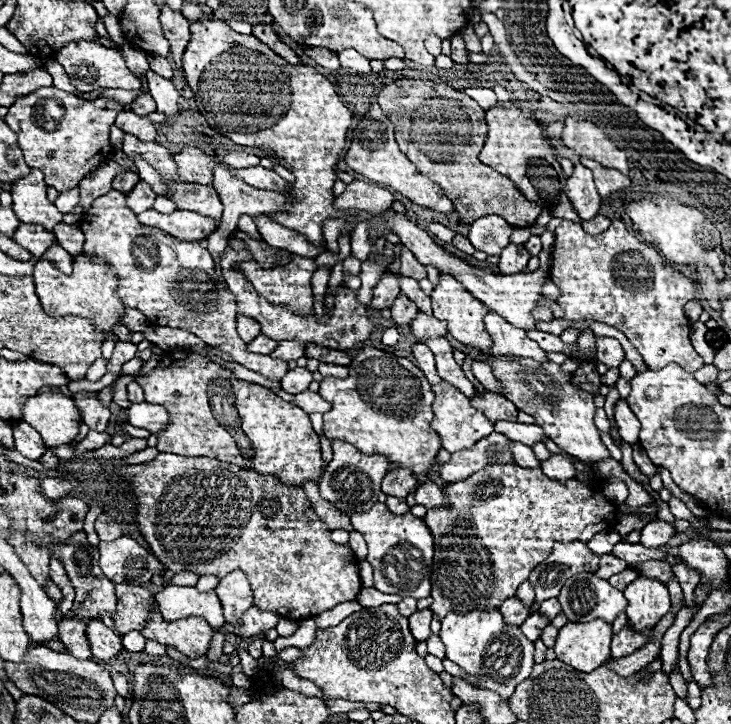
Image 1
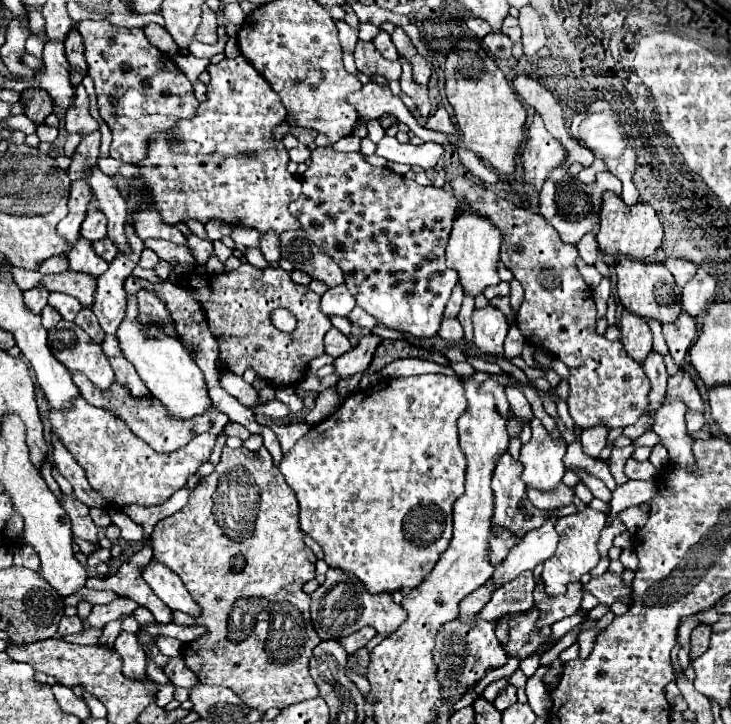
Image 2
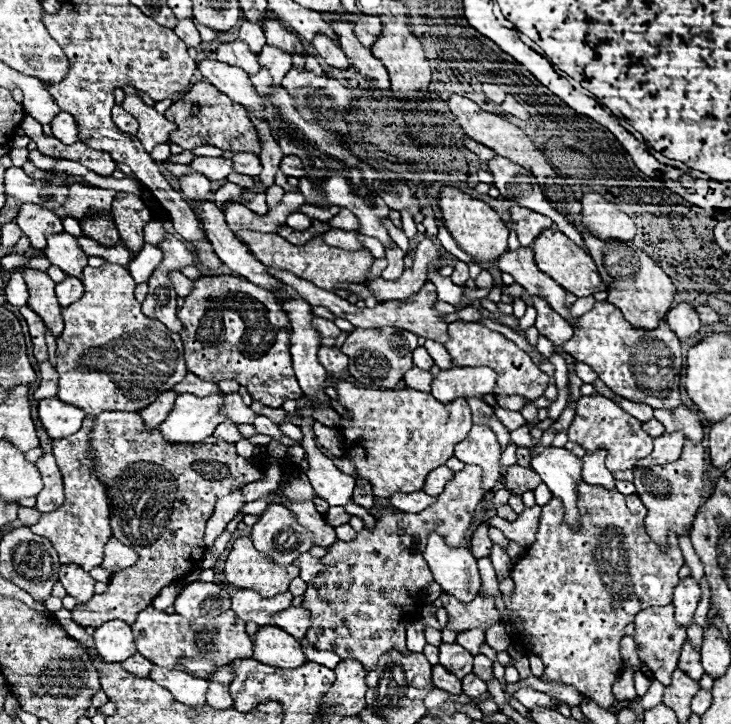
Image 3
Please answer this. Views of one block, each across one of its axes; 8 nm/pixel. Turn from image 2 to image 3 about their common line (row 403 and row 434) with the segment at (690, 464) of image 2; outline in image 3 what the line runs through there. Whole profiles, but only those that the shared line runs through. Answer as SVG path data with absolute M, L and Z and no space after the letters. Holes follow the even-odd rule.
M664 432L662 436L654 438L654 450L650 456L640 460L638 468L652 468L658 464L668 464L672 460L680 458L684 446L684 434L682 432Z

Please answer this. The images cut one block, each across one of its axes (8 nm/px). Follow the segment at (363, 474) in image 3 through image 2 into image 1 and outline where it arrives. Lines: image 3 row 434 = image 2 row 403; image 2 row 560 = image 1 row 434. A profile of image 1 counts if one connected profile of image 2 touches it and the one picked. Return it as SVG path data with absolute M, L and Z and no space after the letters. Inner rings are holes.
M364 346L358 350L354 360L348 366L350 374L346 380L338 378L326 378L320 382L320 396L328 402L332 402L332 412L324 414L324 436L328 440L344 440L354 444L364 454L384 454L390 458L392 464L400 468L412 468L418 484L428 480L428 470L436 462L436 454L442 448L442 442L438 434L430 428L432 422L432 402L434 394L430 390L430 384L426 376L420 372L418 366L414 366L406 358L392 356L384 350Z

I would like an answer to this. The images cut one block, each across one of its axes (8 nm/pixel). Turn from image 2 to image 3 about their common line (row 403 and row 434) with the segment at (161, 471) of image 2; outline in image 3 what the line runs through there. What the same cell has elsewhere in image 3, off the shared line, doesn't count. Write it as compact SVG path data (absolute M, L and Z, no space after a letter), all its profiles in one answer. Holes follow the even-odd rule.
M88 414L80 432L52 442L56 464L64 476L66 500L58 510L42 514L40 522L30 526L34 534L44 536L54 544L60 556L60 564L80 564L84 570L92 570L94 566L102 564L104 544L108 538L112 538L110 520L108 520L110 500L106 498L104 486L98 482L98 478L92 472L92 458L88 448L88 432L94 424L94 418L96 418L94 414Z

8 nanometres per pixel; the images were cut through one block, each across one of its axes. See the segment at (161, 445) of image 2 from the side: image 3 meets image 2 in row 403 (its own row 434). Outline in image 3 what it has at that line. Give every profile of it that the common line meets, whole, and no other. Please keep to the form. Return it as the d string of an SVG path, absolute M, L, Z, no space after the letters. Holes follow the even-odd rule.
M100 412L90 430L90 452L92 452L92 470L96 478L104 484L110 502L110 526L112 534L128 544L140 558L134 566L112 574L108 590L104 594L94 596L88 604L78 604L70 610L72 620L80 626L94 626L108 620L124 620L126 624L134 624L140 610L152 604L152 600L160 594L164 586L170 586L180 576L188 574L204 556L204 526L212 516L216 500L242 488L244 484L264 480L266 478L266 458L256 456L252 460L238 456L236 446L224 440L208 438L196 444L170 444L156 430L148 430L138 412Z

